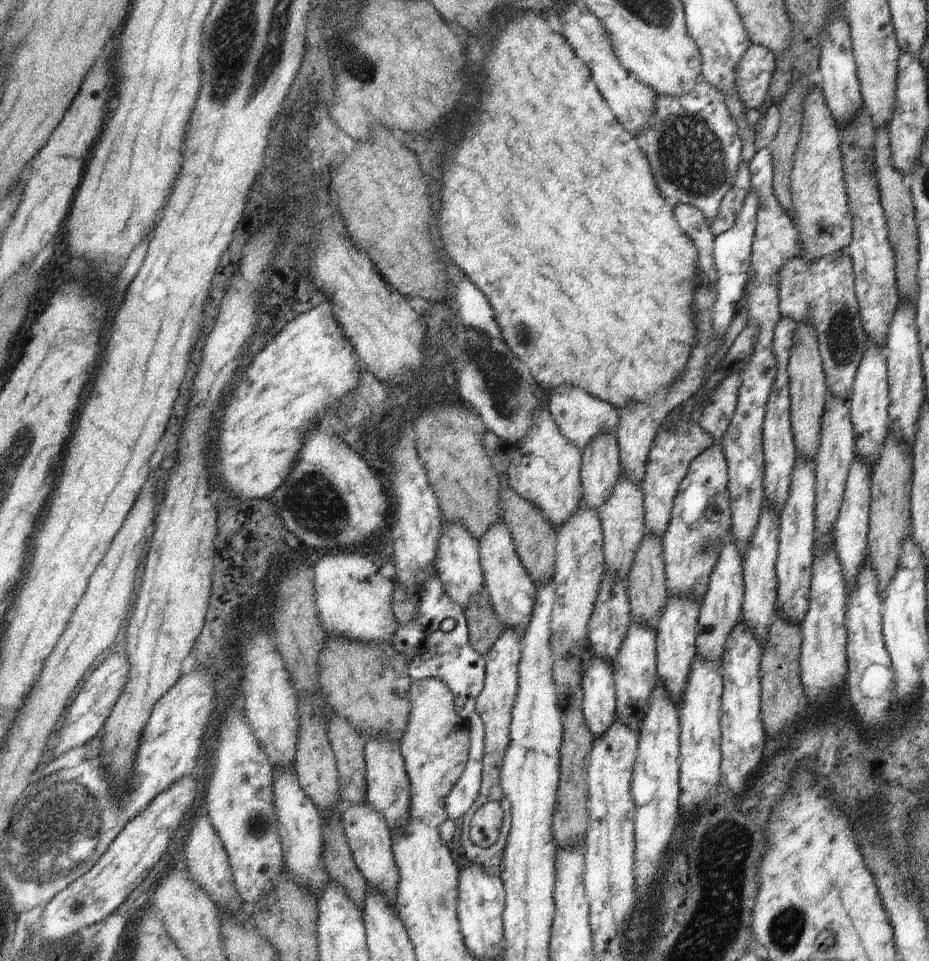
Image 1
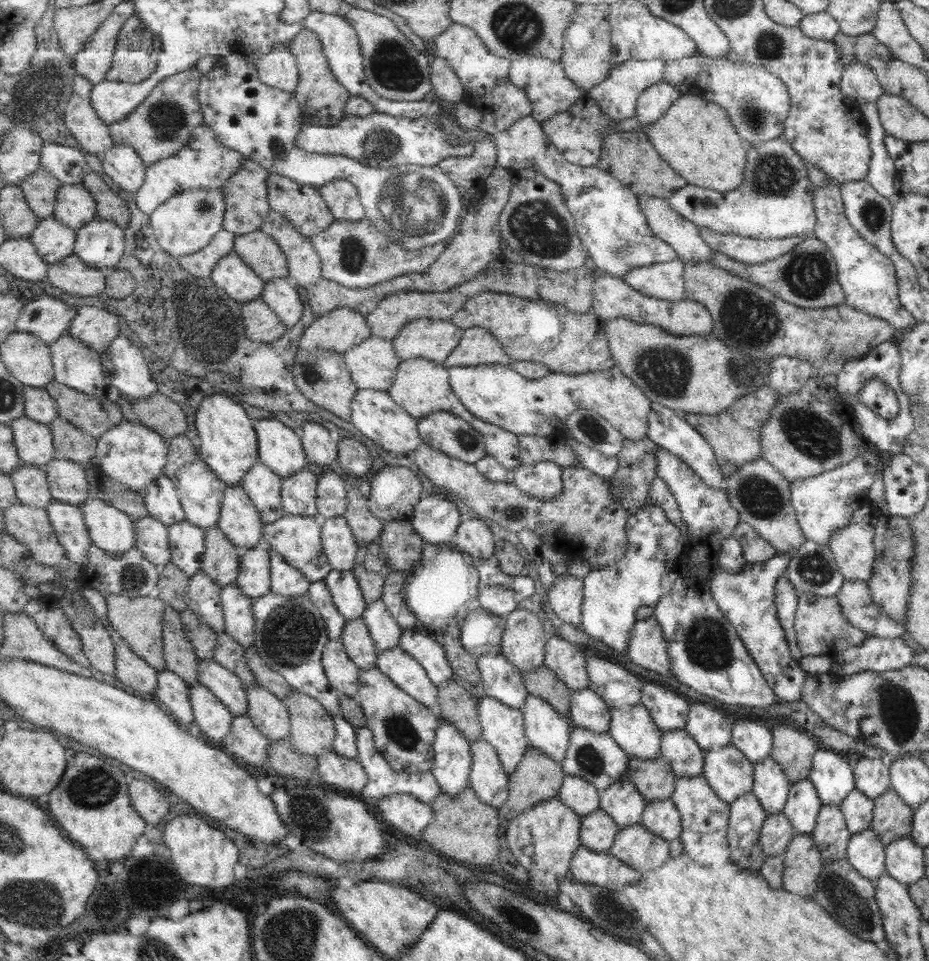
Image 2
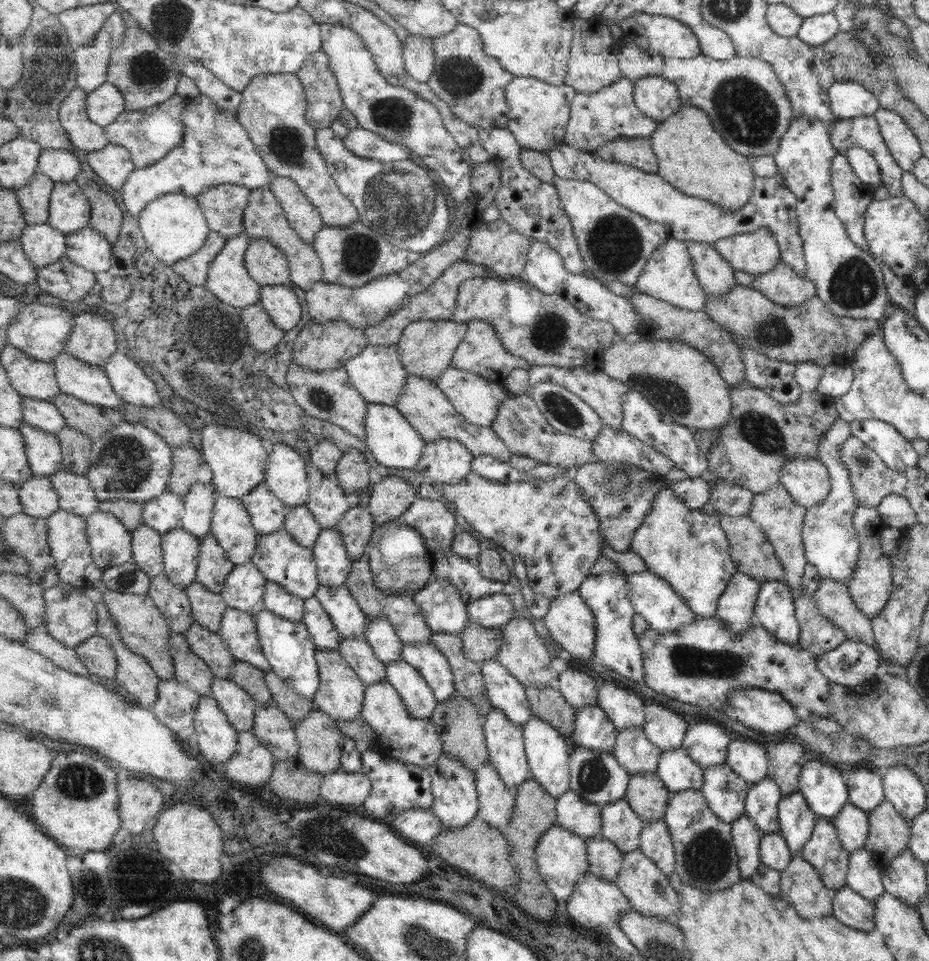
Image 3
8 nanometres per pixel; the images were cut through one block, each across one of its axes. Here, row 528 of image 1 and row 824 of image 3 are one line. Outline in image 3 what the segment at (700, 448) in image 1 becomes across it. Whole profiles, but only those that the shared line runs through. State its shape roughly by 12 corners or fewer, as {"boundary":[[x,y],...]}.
{"boundary":[[664,819],[647,822],[640,851],[667,875],[677,855]]}

